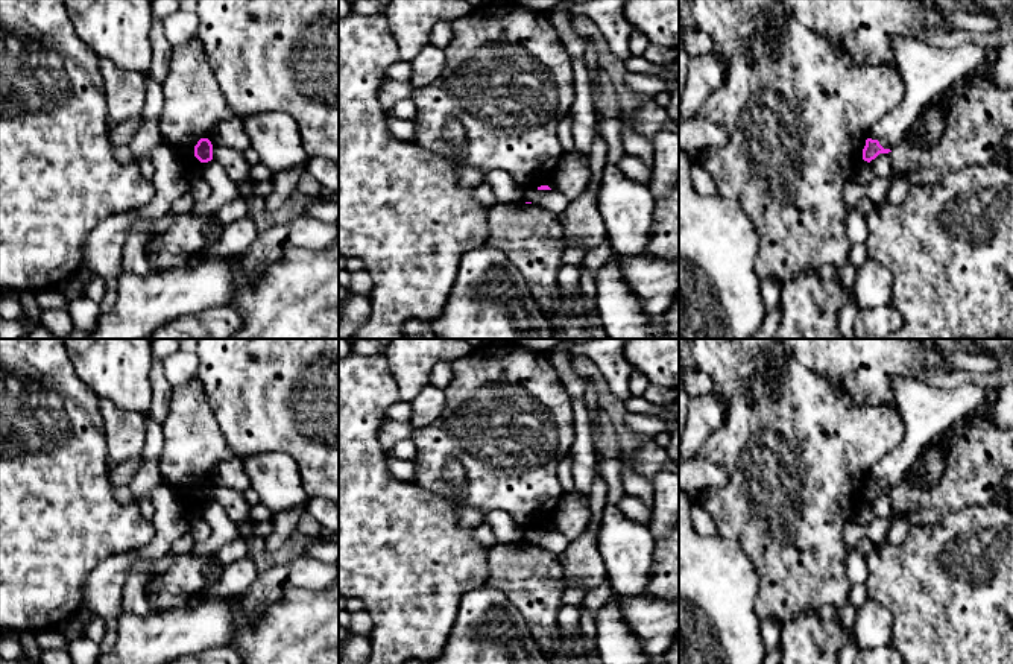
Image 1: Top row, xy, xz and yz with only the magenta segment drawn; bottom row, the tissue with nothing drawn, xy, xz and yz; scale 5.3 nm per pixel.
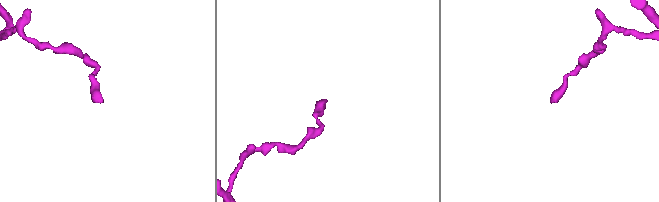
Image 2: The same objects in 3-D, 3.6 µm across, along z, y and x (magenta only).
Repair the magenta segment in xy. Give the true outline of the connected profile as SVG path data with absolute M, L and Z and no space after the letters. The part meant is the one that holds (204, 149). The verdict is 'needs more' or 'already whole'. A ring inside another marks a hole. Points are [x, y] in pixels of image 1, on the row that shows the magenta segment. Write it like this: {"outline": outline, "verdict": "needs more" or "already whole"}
{"outline": "M200 138L194 146L194 157L200 163L208 163L213 160L213 144L208 138Z", "verdict": "already whole"}

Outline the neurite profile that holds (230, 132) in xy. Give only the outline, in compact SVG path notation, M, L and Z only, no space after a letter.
M237 115L220 120L214 126L210 141L213 146L225 146L240 152L245 152L248 147L251 147L251 141L245 132L241 119Z

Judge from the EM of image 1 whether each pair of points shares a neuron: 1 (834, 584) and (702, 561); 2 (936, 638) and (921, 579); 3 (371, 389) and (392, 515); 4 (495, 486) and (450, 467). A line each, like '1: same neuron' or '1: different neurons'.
1: different neurons
2: same neuron
3: same neuron
4: different neurons

